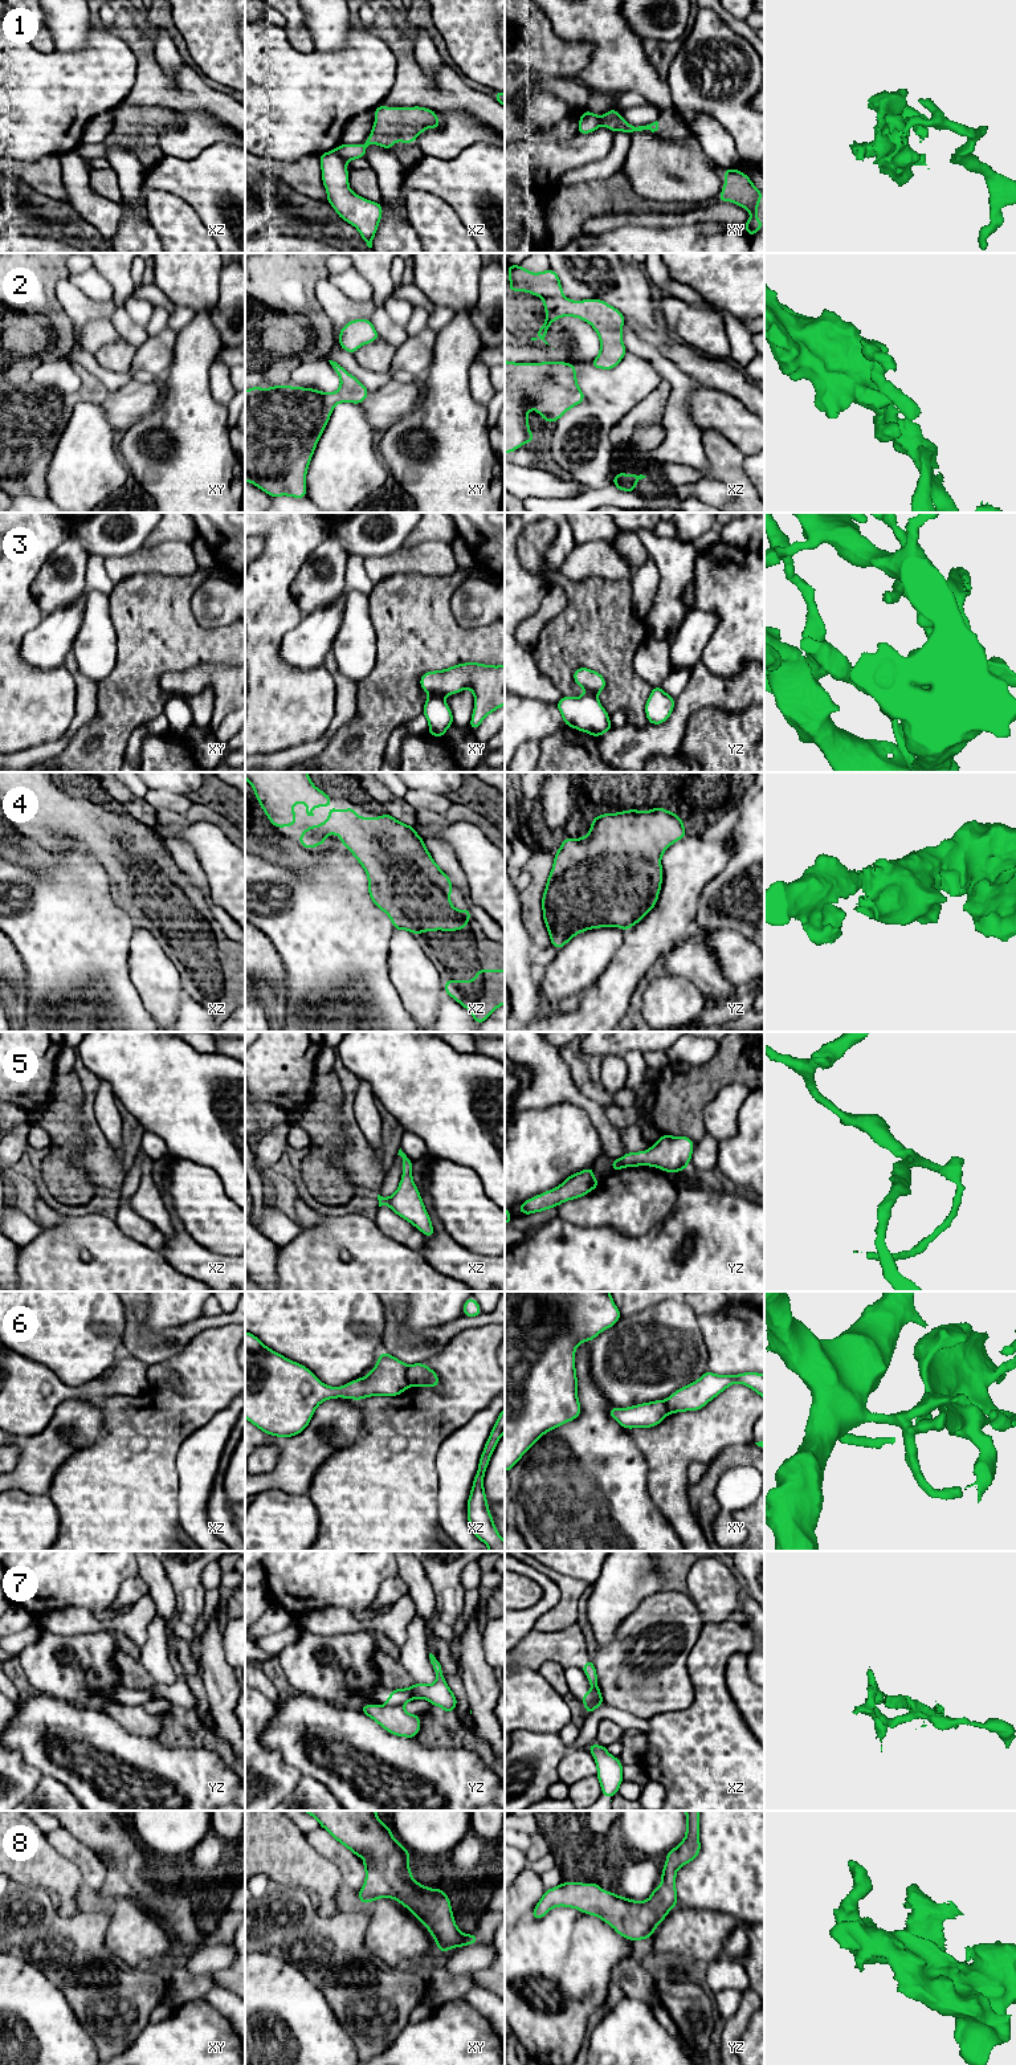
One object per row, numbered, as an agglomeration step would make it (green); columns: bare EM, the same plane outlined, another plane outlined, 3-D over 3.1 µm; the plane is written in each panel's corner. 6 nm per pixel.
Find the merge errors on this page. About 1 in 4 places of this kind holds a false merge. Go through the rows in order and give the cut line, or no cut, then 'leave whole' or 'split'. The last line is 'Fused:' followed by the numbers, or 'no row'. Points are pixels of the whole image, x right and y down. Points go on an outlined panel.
1: cut in xz along (335, 149), (346, 162); split
2: no cut; leave whole
3: cut in xy along (443, 694), (429, 696); split
4: no cut; leave whole
5: no cut; leave whole
6: cut in xz along (407, 1366), (406, 1375), (409, 1384); split
7: cut in yz along (384, 1705), (402, 1708); split
8: no cut; leave whole
Fused: 1, 3, 6, 7

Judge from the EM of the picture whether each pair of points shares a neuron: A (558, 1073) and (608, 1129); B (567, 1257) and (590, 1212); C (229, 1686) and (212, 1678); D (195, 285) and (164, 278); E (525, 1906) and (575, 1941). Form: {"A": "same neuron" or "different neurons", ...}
{"A": "same neuron", "B": "different neurons", "C": "same neuron", "D": "same neuron", "E": "different neurons"}

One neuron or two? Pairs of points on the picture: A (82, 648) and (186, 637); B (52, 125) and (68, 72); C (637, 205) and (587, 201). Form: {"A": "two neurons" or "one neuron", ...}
{"A": "two neurons", "B": "one neuron", "C": "one neuron"}

